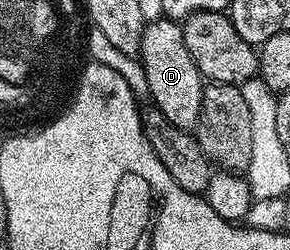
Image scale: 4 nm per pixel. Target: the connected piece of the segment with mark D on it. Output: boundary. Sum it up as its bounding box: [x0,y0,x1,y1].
[137,16,205,131]

